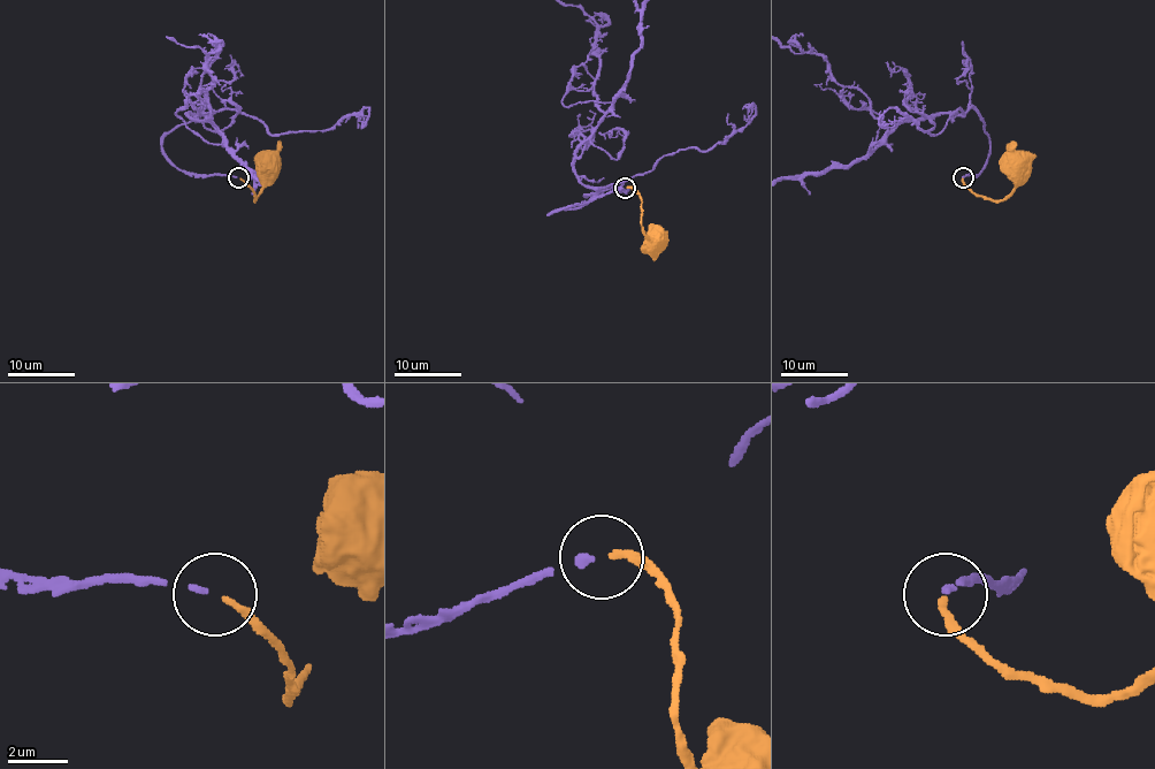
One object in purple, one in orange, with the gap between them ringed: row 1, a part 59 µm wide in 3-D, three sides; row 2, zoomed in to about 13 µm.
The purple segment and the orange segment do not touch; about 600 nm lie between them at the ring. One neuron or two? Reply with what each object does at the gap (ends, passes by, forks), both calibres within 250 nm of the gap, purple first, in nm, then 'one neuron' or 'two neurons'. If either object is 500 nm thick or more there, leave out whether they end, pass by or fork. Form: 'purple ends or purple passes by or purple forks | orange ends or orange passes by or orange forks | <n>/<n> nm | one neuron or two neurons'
purple ends | orange ends | 200/200 nm | one neuron

